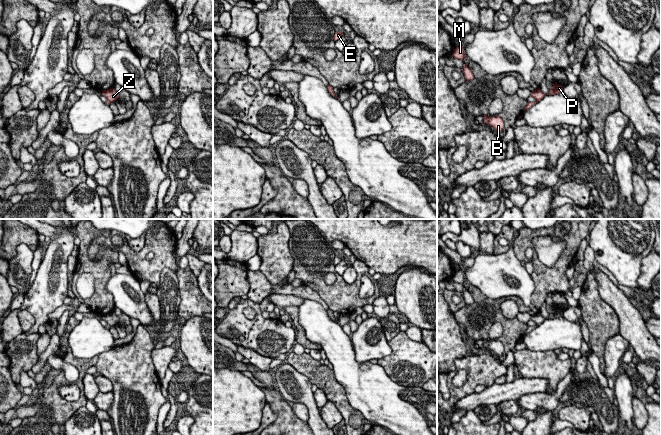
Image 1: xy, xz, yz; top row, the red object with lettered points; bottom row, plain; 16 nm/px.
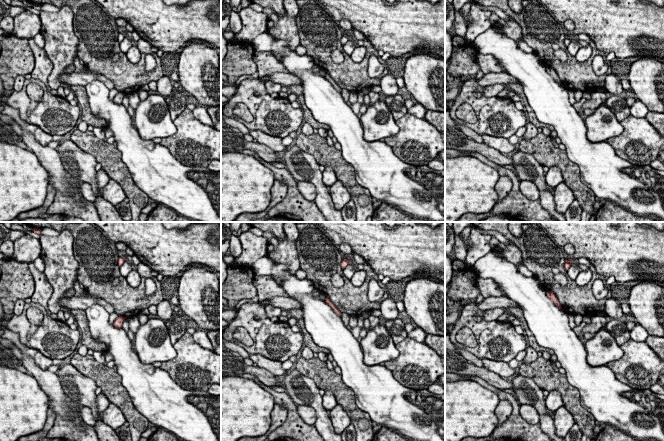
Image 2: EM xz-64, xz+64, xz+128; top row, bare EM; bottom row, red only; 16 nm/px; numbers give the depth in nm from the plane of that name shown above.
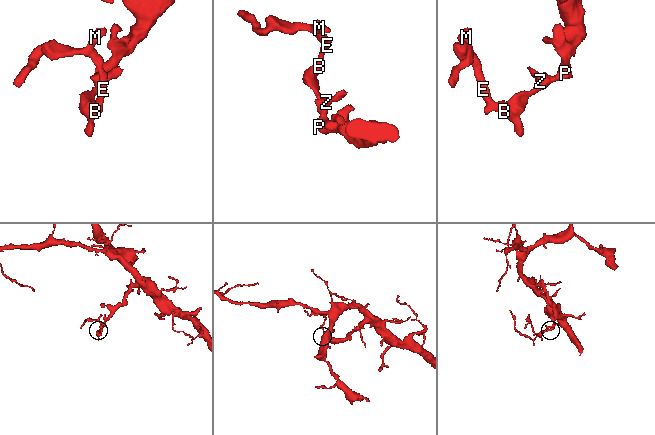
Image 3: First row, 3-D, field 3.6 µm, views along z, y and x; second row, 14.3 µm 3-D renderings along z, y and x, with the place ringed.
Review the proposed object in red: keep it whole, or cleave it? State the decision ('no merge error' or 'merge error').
no merge error

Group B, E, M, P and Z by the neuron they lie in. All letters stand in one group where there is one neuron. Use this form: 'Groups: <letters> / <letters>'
Groups: B E M P Z

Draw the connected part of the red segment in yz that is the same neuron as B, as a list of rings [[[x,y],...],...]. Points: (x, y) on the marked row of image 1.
[[[482,115],[484,117],[484,123],[492,126],[497,132],[502,132],[504,130],[504,121],[498,115],[489,117],[487,115]]]

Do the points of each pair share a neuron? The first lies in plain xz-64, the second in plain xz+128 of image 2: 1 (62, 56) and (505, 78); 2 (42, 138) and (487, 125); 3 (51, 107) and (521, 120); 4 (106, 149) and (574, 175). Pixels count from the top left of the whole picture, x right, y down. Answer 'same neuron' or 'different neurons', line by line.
1: different neurons
2: different neurons
3: same neuron
4: same neuron

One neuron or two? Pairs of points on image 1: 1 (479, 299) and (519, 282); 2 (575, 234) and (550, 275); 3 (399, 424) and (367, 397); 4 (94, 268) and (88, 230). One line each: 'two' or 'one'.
1: two
2: one
3: one
4: one

